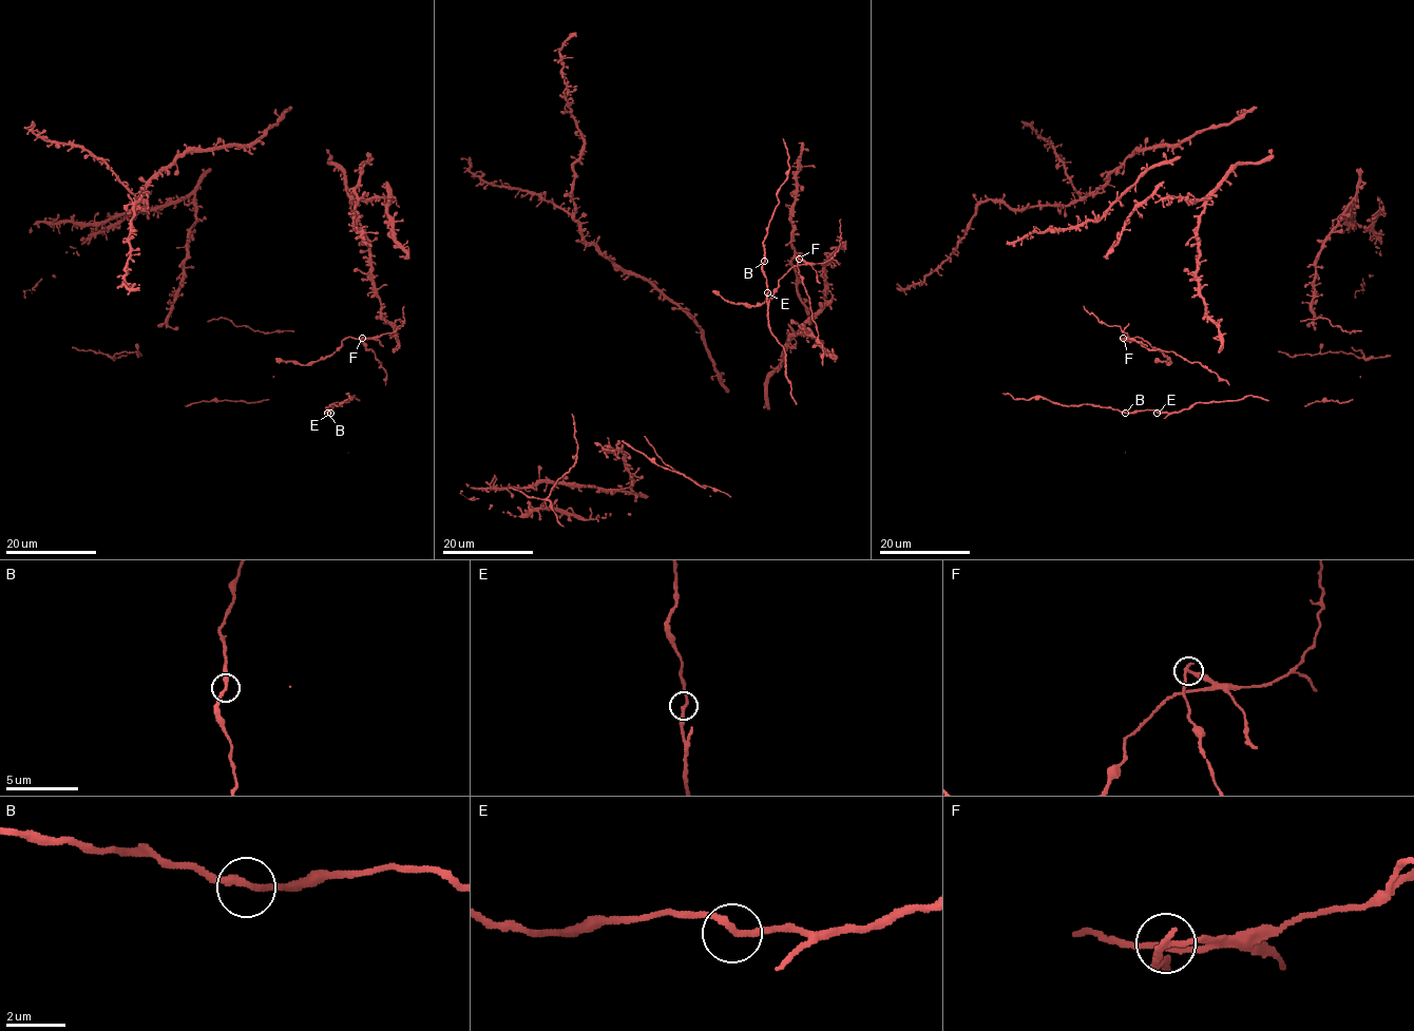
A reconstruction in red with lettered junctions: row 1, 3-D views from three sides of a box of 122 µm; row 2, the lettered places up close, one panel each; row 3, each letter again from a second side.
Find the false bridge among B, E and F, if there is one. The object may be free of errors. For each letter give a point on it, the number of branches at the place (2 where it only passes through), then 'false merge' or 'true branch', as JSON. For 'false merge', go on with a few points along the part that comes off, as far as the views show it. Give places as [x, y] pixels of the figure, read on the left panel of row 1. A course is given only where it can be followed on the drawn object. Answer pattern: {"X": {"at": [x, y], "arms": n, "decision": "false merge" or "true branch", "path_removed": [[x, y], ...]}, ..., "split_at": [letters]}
{"B": {"at": [327, 413], "arms": 2, "decision": "true branch"}, "E": {"at": [330, 413], "arms": 2, "decision": "true branch"}, "F": {"at": [362, 338], "arms": 2, "decision": "false merge", "path_removed": [[362, 339], [347, 337], [332, 355], [306, 365], [275, 358]]}, "split_at": ["F"]}

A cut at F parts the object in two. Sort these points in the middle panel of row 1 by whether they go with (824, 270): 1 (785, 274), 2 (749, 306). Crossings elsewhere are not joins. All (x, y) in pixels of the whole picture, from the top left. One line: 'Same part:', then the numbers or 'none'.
Same part: none

